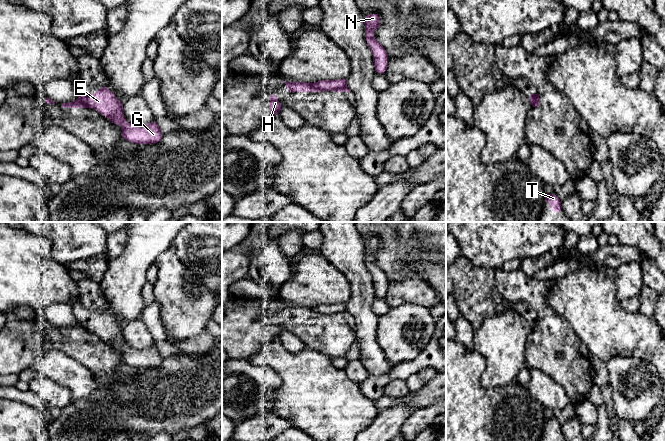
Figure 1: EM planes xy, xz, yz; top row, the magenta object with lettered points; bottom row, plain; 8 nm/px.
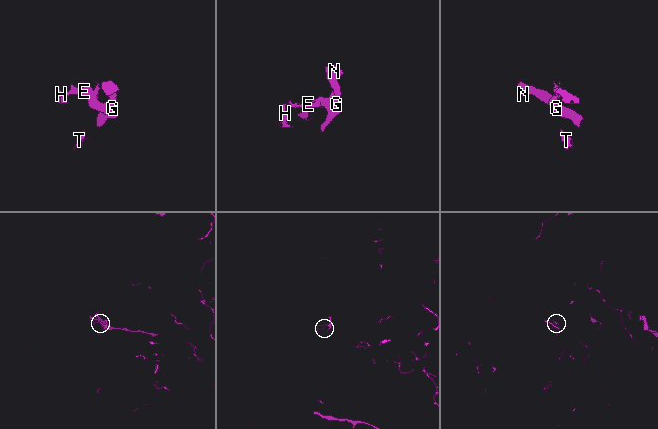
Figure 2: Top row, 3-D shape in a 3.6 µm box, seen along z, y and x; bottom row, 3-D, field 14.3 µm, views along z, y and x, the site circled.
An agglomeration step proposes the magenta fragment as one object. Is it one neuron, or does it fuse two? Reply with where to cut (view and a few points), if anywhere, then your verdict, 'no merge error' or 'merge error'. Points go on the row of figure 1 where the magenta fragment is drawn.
xz (311, 83), (322, 89), (337, 89), (346, 86) | merge error

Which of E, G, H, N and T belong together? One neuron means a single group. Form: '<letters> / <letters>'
E G N / H T

